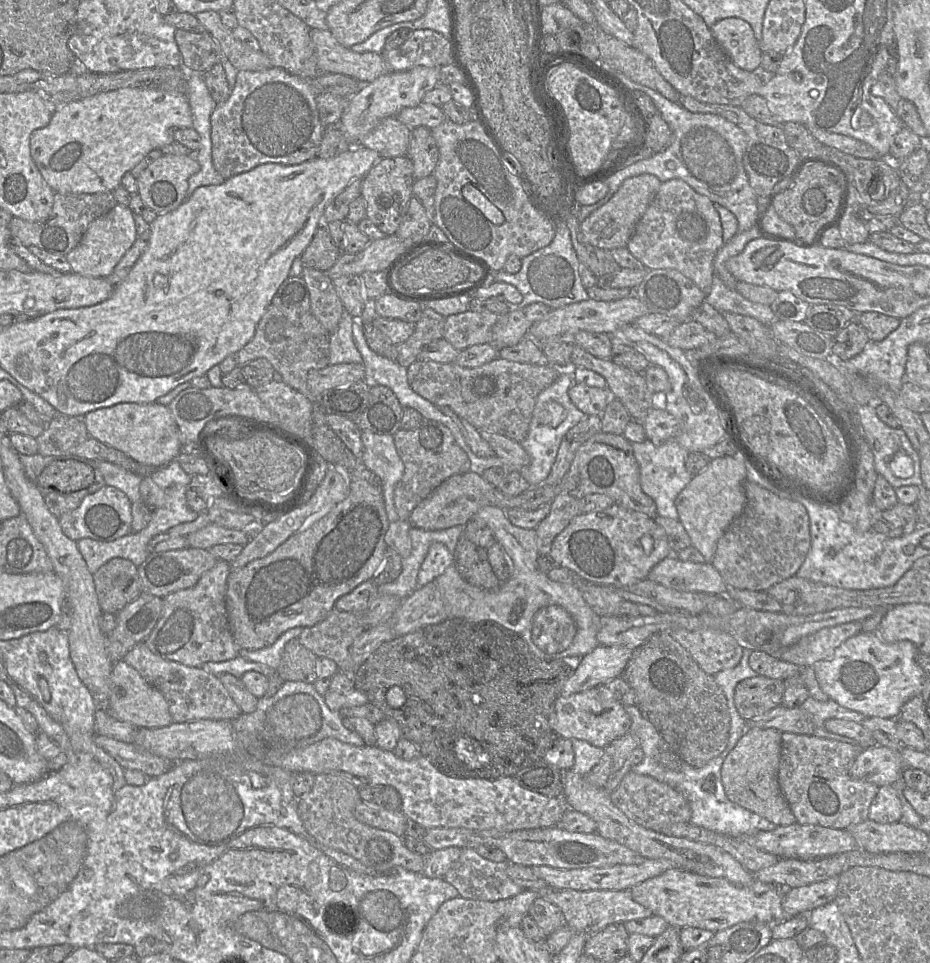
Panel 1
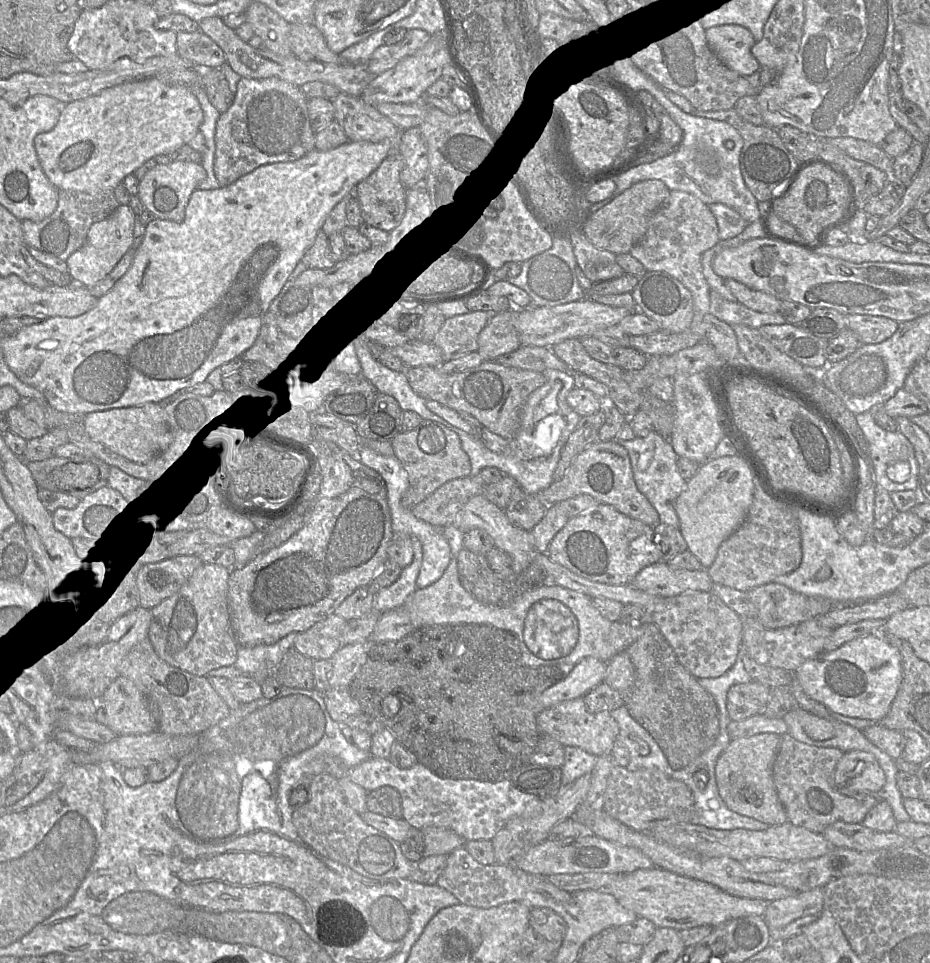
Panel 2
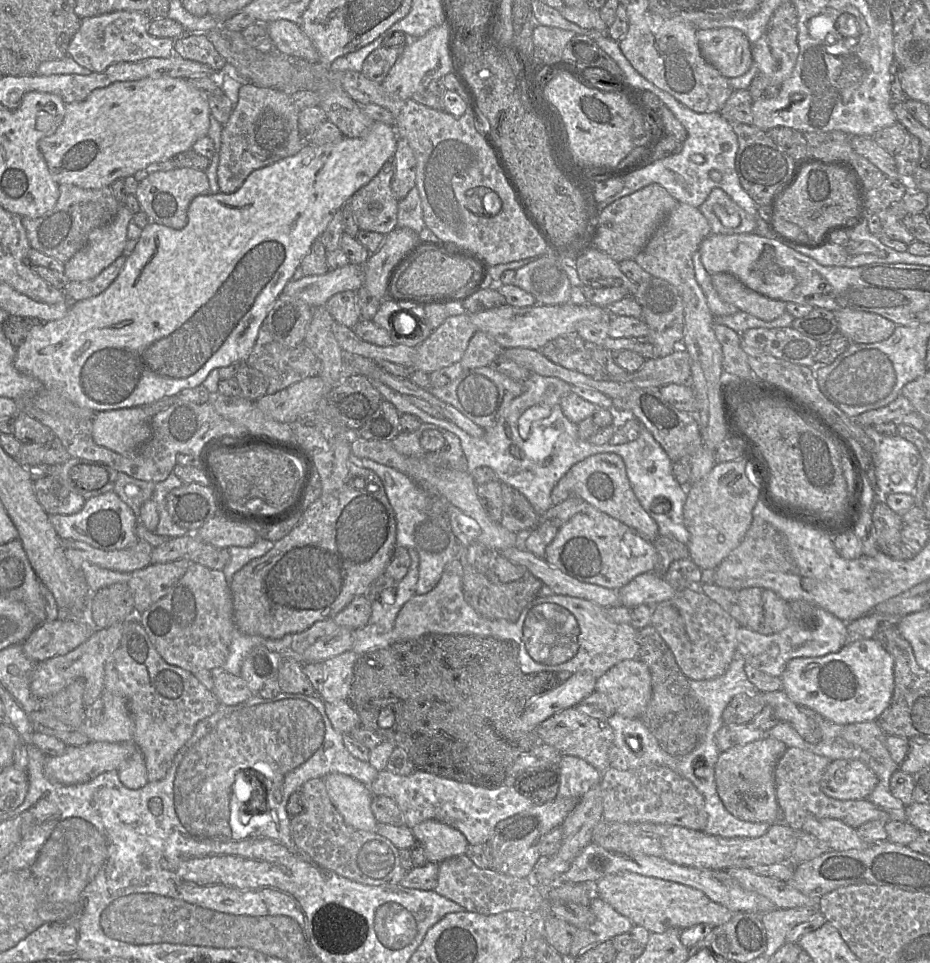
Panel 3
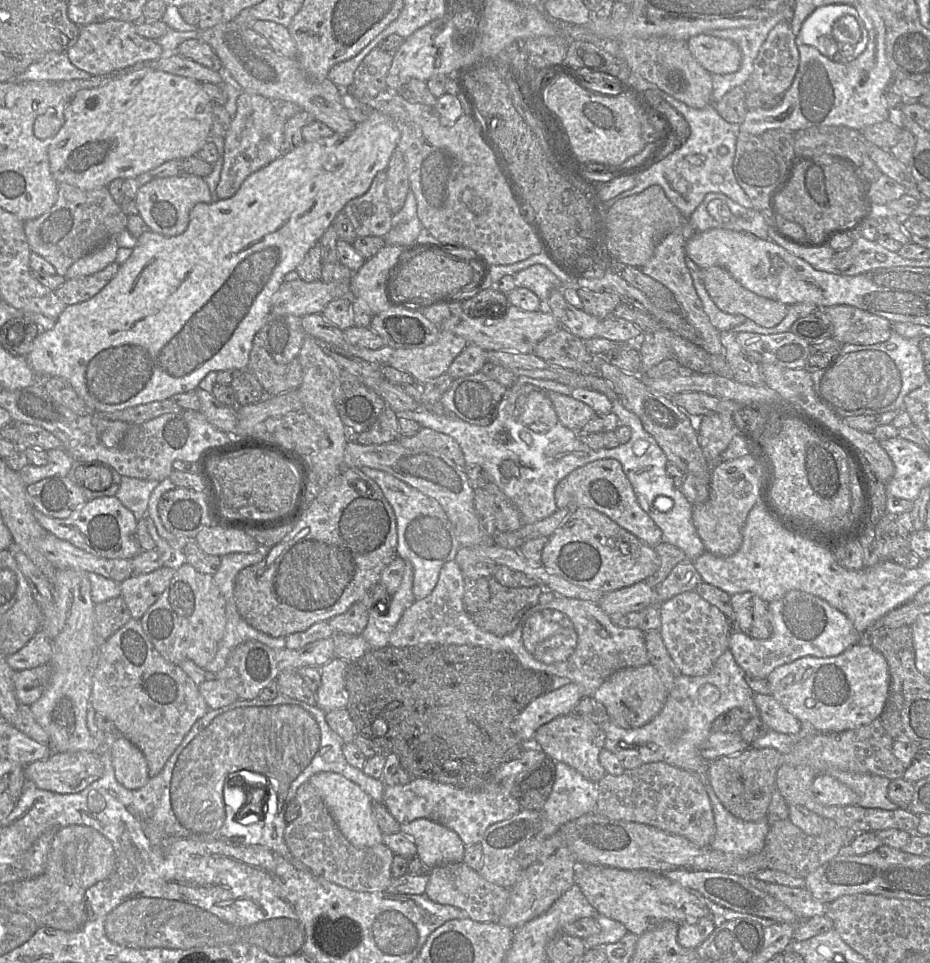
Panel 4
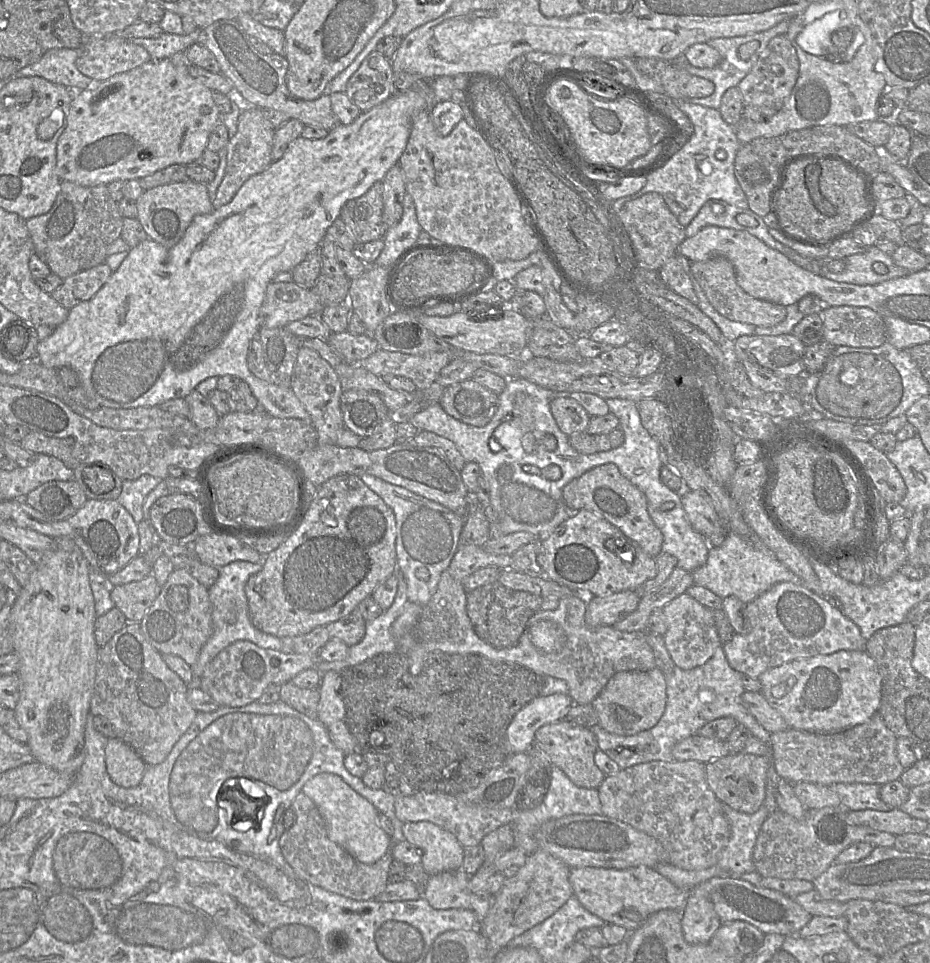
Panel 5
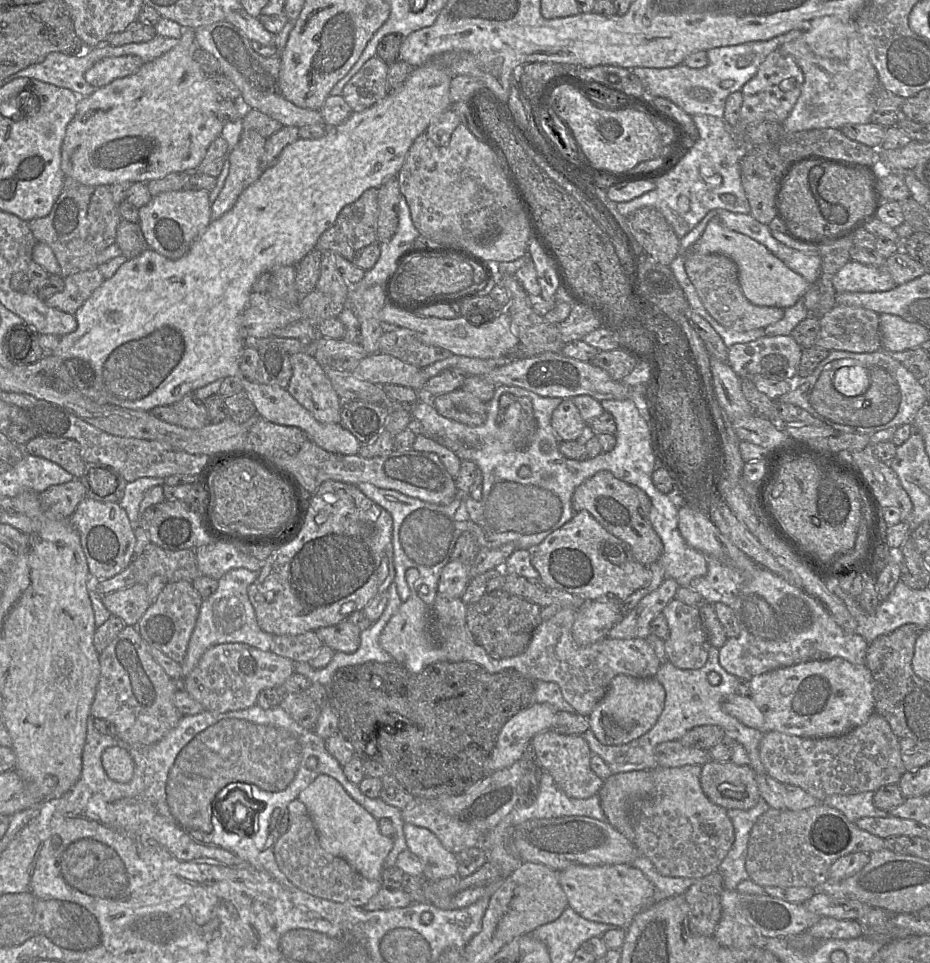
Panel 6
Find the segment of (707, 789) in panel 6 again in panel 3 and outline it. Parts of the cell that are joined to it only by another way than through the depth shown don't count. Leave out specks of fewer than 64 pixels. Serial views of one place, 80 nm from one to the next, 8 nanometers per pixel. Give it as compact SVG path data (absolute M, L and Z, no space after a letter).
M764 736L746 745L720 752L714 767L716 787L725 808L732 815L751 822L782 822L782 812L776 796L775 768L786 749L784 742Z

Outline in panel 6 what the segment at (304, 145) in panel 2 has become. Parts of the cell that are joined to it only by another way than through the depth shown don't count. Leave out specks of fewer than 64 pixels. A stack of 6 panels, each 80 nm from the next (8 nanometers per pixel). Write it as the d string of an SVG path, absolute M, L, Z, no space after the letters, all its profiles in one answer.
M243 130L238 144L229 152L229 174L217 199L211 204L211 221L232 209L240 194L259 179L266 138L253 130Z

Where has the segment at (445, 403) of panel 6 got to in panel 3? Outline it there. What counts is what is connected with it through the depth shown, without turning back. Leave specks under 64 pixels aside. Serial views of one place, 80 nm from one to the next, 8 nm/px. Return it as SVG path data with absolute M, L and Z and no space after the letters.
M490 366L464 370L456 379L441 387L433 387L430 375L417 369L411 369L408 379L443 402L452 405L471 421L485 429L493 427L509 403L524 391L524 381L511 379Z

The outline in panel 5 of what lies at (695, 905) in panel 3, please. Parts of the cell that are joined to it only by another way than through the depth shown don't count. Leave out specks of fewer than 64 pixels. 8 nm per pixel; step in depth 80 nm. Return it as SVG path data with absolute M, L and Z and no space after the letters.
M646 866L626 869L574 867L570 870L569 881L573 895L586 910L605 923L625 928L629 934L659 910L683 910L689 891L678 888L654 868Z

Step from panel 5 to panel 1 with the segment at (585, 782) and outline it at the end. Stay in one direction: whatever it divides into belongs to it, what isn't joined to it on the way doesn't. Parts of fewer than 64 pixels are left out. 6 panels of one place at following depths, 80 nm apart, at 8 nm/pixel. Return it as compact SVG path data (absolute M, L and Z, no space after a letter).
M598 686L569 696L559 695L549 715L549 726L559 737L580 739L604 749L629 731L630 717L625 706L604 687Z

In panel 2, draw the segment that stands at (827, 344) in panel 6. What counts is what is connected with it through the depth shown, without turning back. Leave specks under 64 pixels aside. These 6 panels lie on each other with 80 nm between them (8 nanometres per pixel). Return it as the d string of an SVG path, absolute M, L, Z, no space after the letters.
M846 315L846 327L854 331L861 344L877 344L891 337L899 322L882 316Z

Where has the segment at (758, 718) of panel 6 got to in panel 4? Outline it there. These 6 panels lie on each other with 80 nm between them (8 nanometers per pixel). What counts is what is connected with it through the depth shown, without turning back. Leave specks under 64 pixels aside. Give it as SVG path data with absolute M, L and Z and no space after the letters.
M755 693L754 703L758 709L758 716L774 730L786 734L798 734L802 723L777 701L771 694Z

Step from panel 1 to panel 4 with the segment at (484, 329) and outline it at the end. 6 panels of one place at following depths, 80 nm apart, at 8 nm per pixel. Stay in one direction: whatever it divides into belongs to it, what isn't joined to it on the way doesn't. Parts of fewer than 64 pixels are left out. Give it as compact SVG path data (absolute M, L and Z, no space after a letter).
M442 328L437 341L433 344L418 348L396 349L387 364L397 370L409 373L414 378L415 383L423 385L428 380L447 373L452 361L467 345L468 341L465 338Z

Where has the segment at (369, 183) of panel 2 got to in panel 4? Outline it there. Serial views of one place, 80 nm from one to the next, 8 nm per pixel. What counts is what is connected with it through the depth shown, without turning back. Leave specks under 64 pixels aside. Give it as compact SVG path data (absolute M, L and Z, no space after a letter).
M386 170L378 172L368 191L344 206L357 237L384 237L389 232L393 214L385 194L386 179Z

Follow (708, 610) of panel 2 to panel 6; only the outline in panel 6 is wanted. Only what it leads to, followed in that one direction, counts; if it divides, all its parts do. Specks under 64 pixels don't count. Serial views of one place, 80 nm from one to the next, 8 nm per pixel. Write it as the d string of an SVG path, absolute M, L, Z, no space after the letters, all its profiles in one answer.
M676 598L663 609L670 636L664 641L668 660L677 668L697 670L708 659L711 646L703 627L699 608Z

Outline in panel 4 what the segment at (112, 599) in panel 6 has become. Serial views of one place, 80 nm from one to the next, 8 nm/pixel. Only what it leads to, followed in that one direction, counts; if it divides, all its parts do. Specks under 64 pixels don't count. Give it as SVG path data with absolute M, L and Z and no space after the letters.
M172 565L147 574L131 575L120 583L120 596L124 599L131 617L140 620L149 607L168 587L176 572Z

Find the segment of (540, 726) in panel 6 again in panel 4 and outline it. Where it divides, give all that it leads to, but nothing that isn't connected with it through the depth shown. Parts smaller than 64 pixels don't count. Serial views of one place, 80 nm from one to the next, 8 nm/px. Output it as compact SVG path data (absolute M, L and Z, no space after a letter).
M573 682L549 691L529 703L513 721L511 729L518 739L529 745L540 726L569 714L582 697L579 687Z

